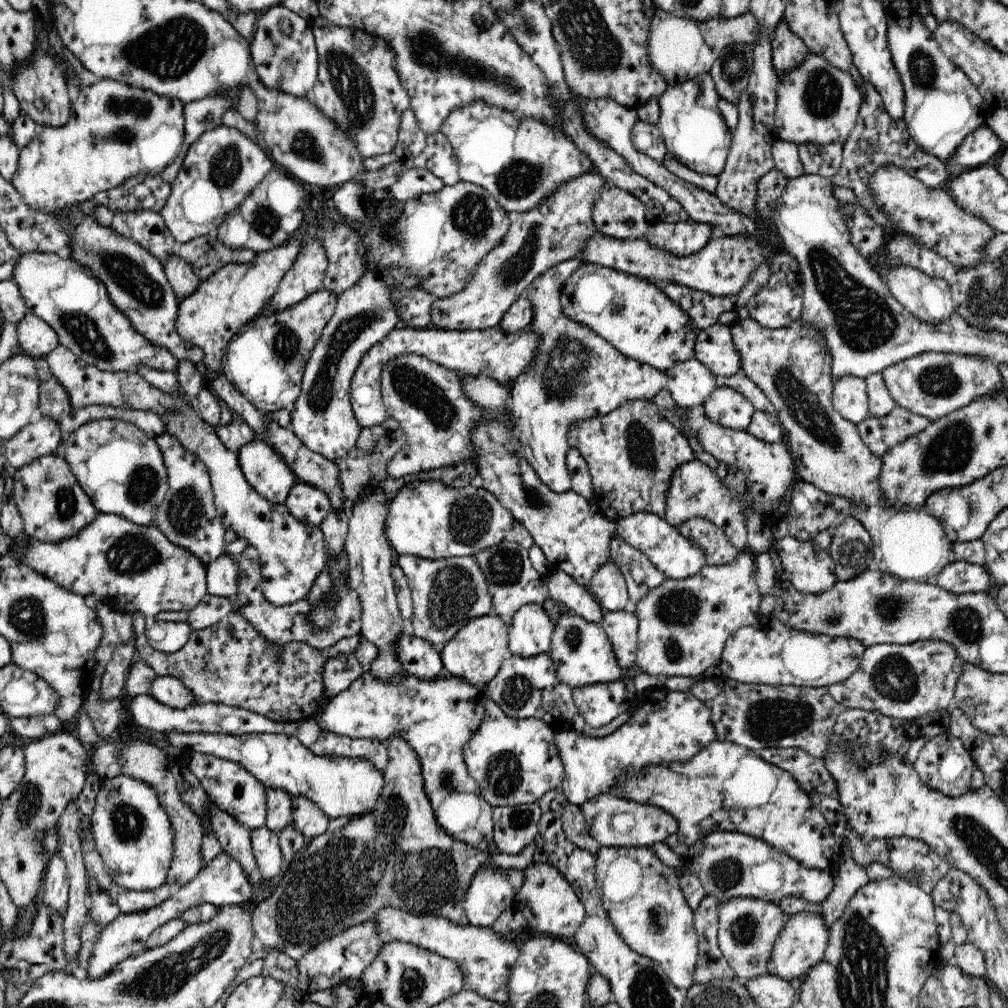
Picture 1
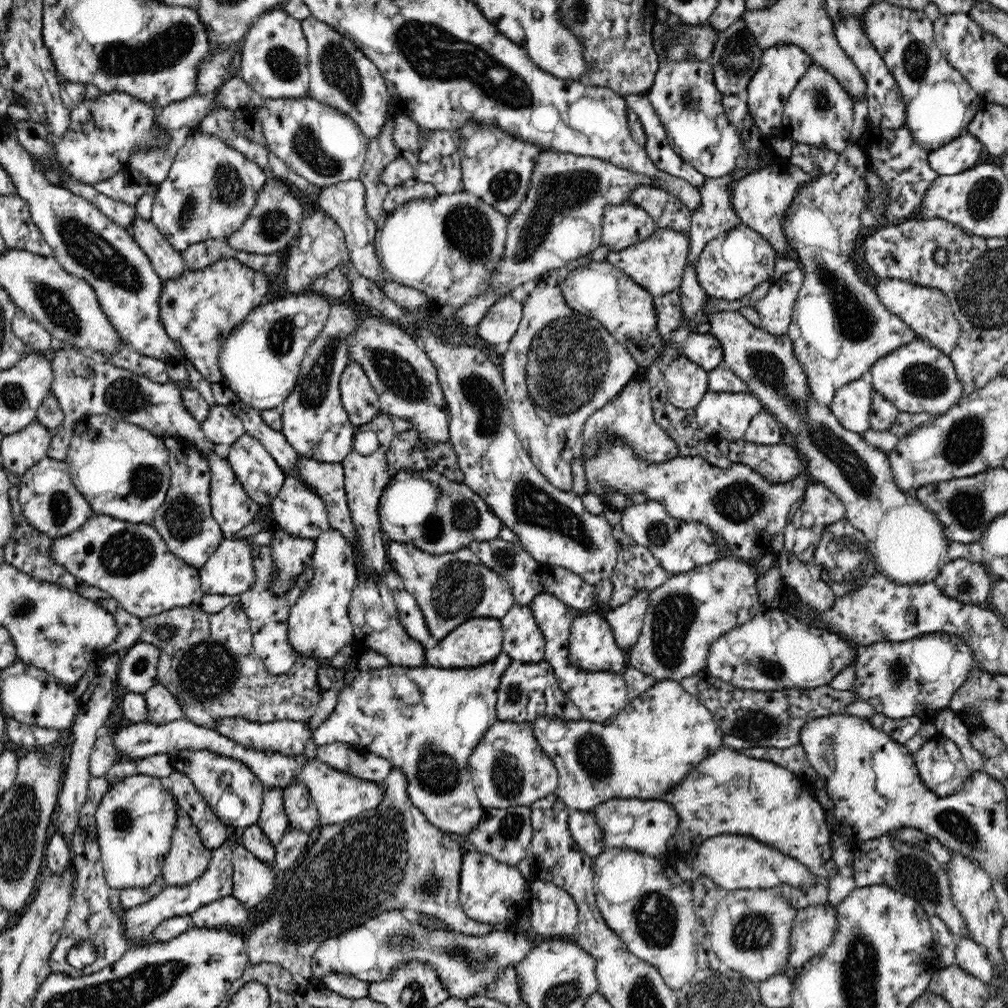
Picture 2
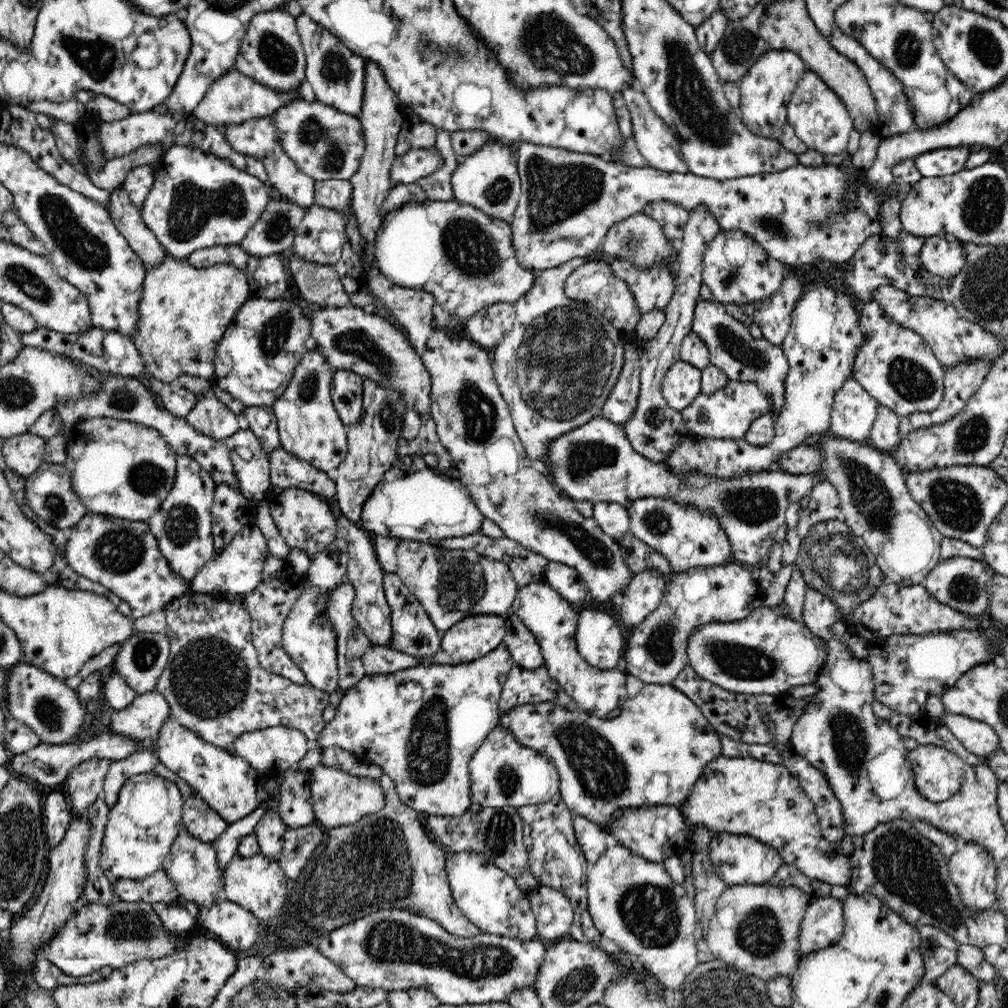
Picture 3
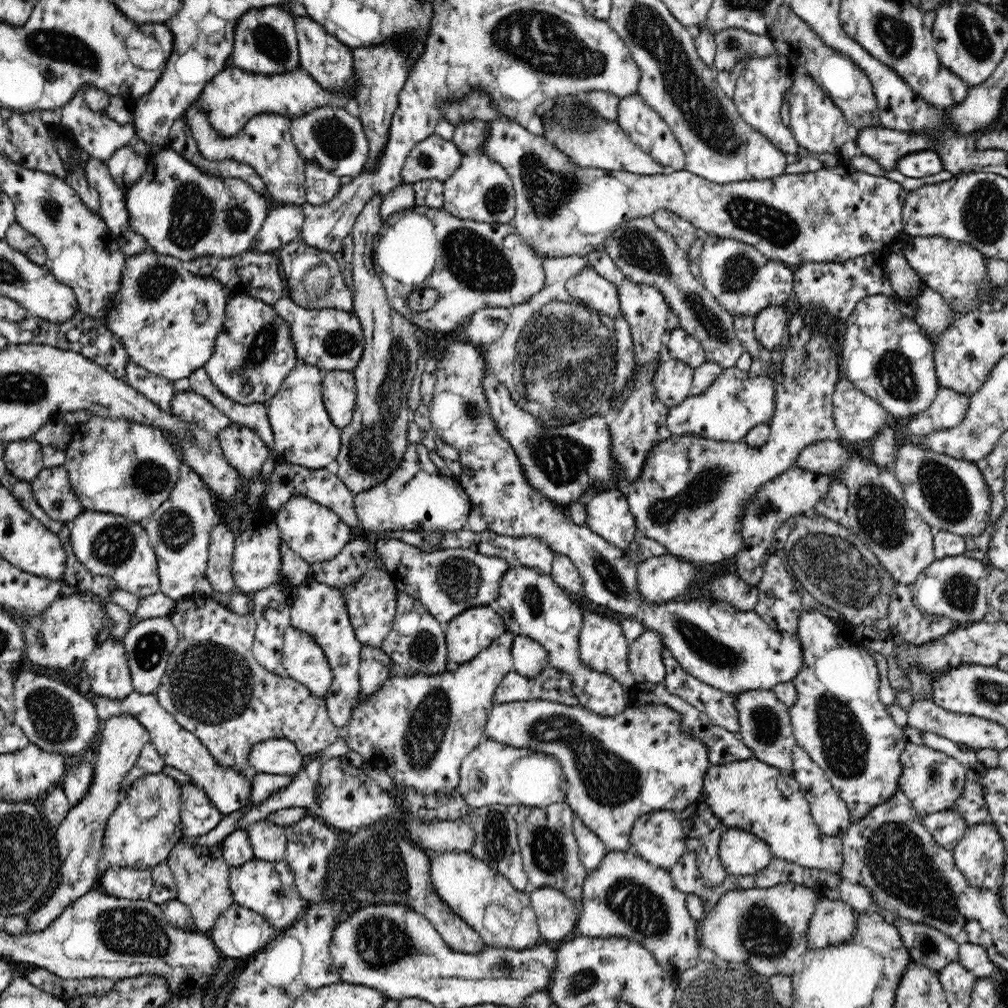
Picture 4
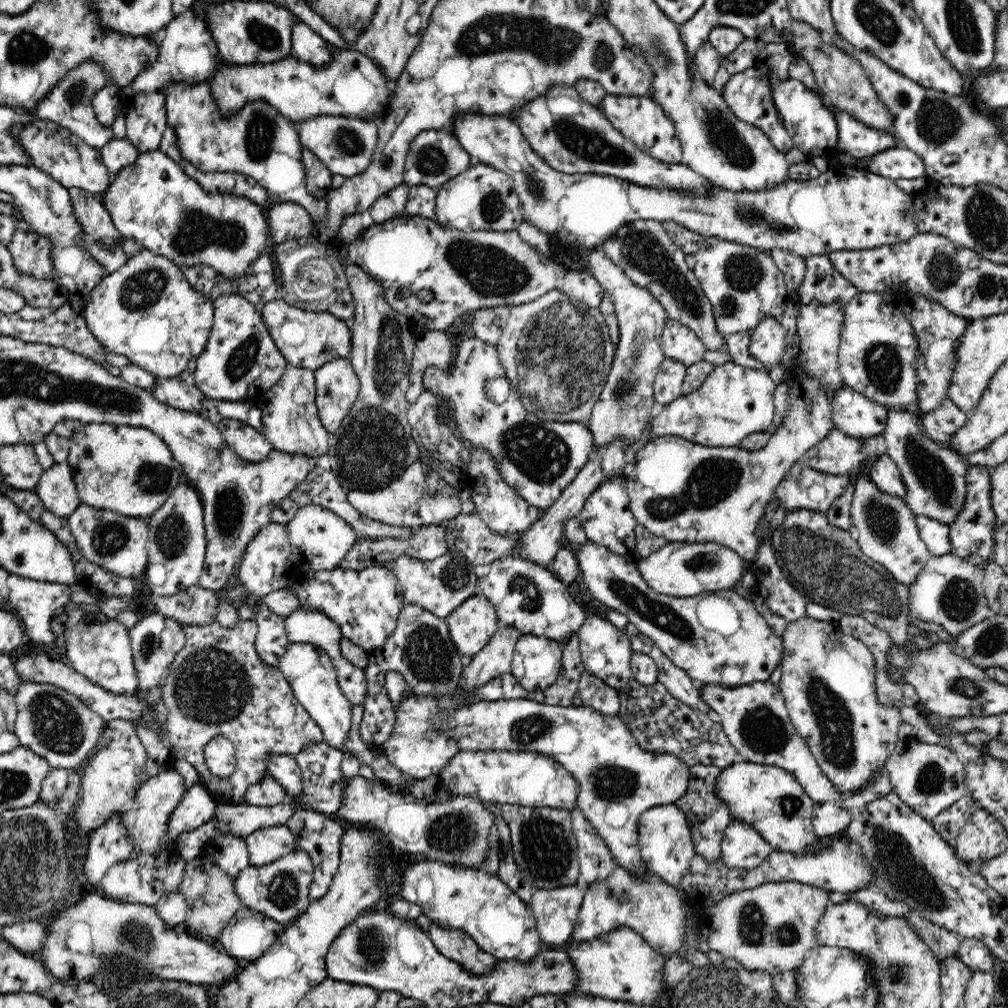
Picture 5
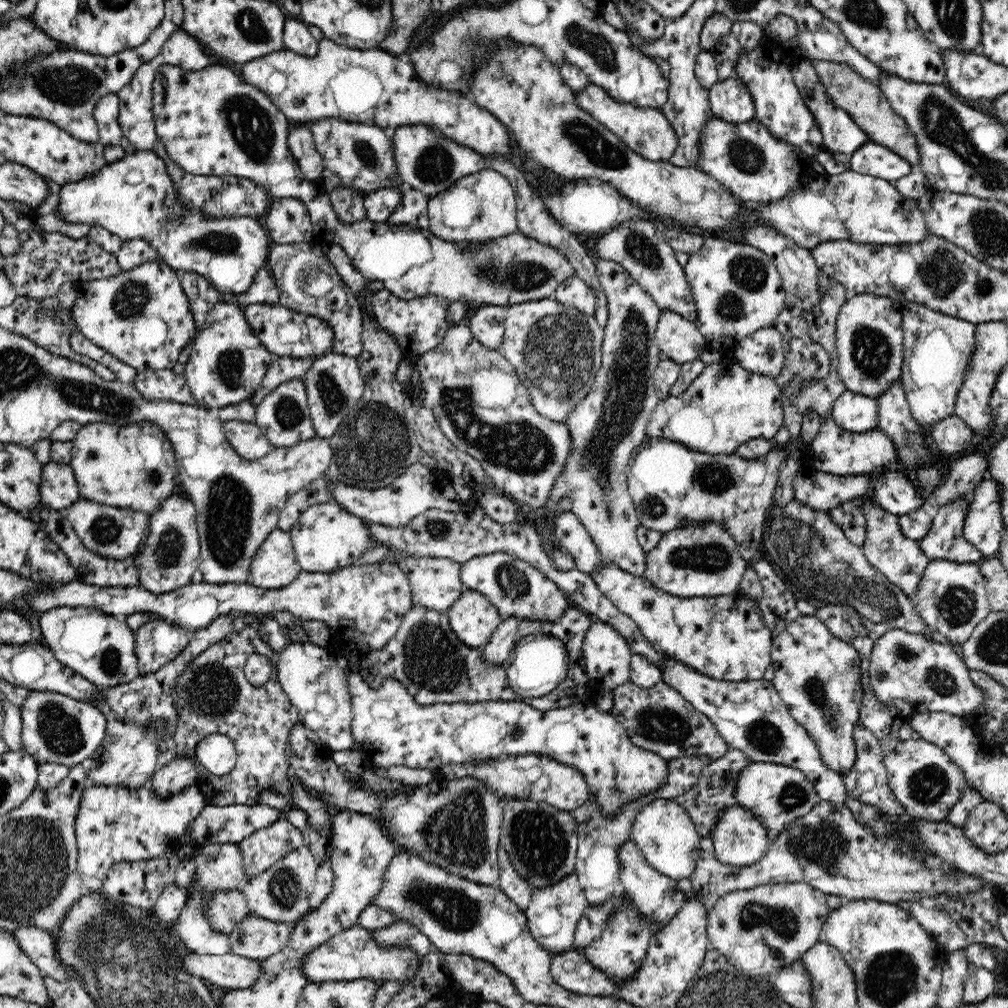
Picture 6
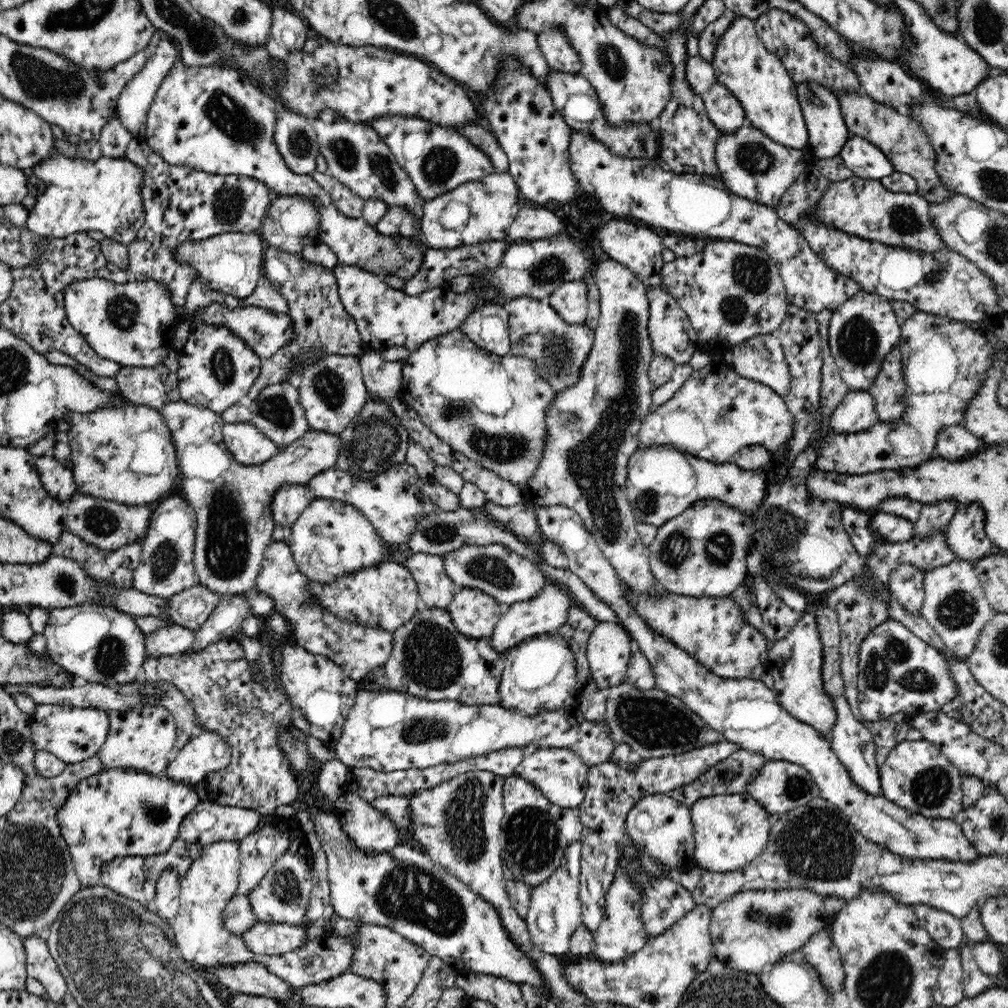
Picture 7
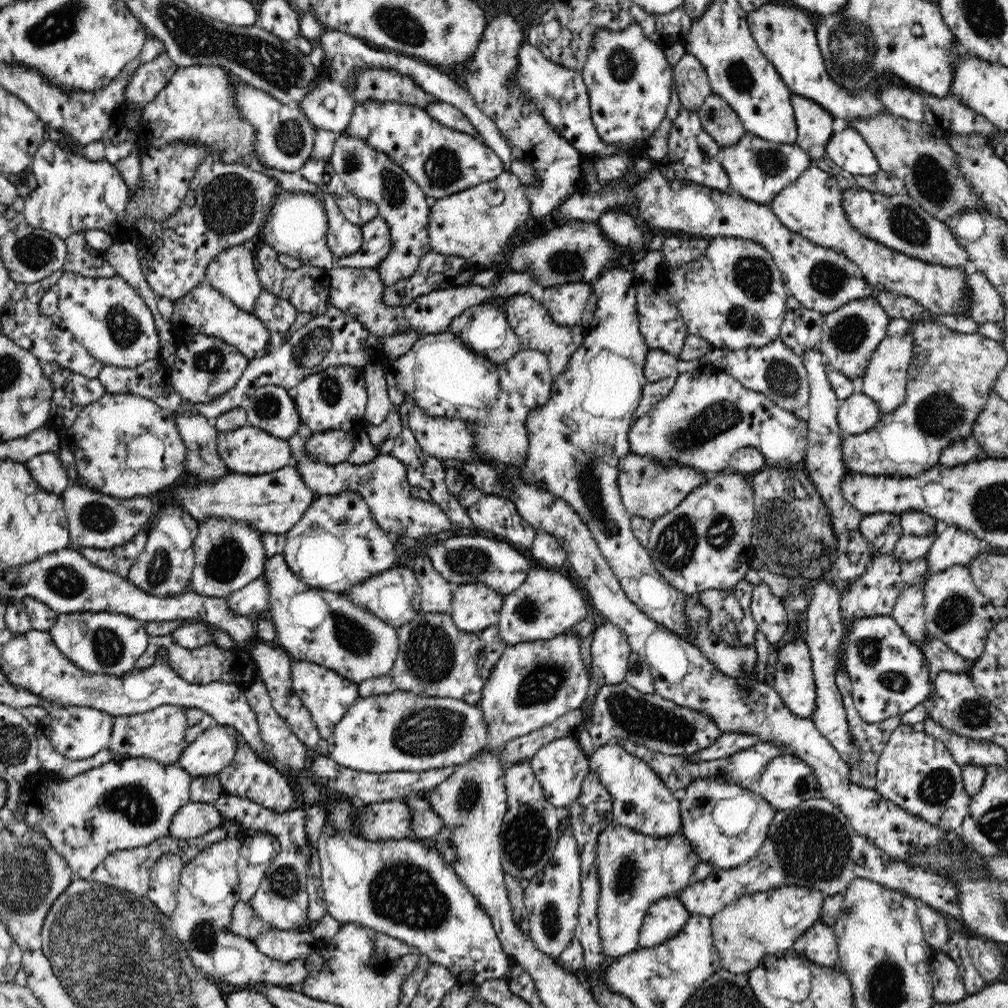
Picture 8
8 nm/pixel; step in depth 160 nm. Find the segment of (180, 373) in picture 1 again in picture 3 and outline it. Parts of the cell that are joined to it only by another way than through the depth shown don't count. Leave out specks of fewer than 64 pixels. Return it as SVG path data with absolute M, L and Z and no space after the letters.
M97 373L100 383L102 383L102 391L100 394L92 394L92 396L84 396L78 398L74 402L60 402L55 409L59 413L62 421L61 434L45 441L45 454L43 462L64 464L67 457L67 439L73 433L80 435L79 427L87 420L92 418L114 418L118 420L129 420L138 424L144 424L150 428L154 428L166 440L166 443L173 449L176 456L188 455L196 460L204 470L210 473L212 480L216 485L230 485L236 489L240 495L245 496L245 492L241 492L241 488L236 478L233 462L229 455L228 448L223 440L217 440L210 436L198 433L186 419L182 417L174 417L162 408L155 400L153 392L150 391L141 380L136 377L120 377L119 375L110 375Z

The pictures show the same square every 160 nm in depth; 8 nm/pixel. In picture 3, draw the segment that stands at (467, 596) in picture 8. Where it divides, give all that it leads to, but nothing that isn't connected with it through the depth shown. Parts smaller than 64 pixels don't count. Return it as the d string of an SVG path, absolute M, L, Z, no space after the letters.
M478 612L446 630L441 636L440 652L431 662L446 665L472 662L492 652L506 635L505 617Z

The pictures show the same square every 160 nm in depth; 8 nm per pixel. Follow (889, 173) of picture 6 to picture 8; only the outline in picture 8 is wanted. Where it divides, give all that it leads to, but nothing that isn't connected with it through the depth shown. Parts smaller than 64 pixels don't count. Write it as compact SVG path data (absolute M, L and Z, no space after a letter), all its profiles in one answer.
M850 126L841 132L832 133L824 146L824 153L836 166L851 175L874 175L880 169L864 137Z

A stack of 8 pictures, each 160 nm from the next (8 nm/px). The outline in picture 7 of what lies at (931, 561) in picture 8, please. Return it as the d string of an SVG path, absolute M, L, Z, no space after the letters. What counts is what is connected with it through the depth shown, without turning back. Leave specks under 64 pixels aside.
M978 504L957 510L944 530L946 545L956 560L975 562L994 548L984 530L985 513Z

